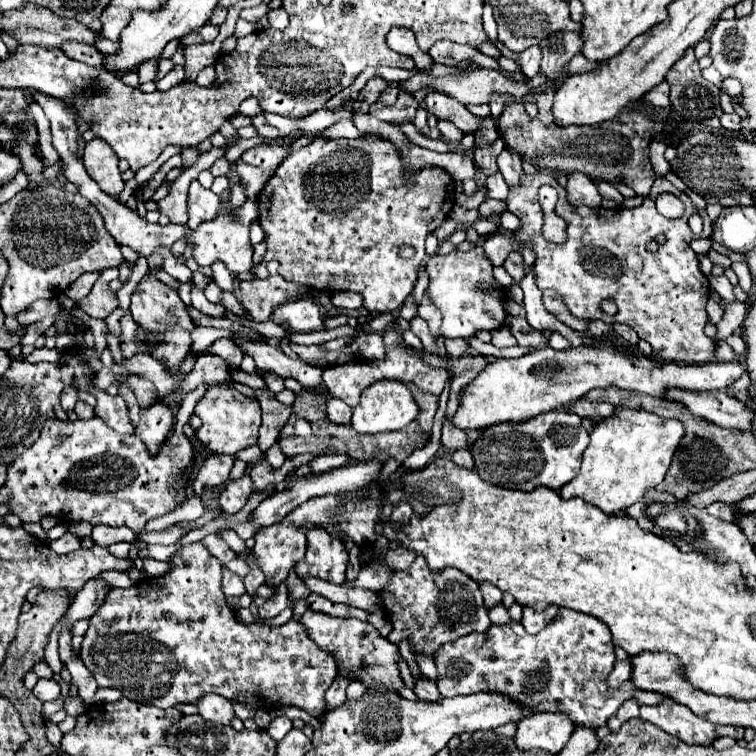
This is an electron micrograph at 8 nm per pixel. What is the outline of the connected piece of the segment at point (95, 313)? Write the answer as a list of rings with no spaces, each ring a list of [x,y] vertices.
[[[118,269],[100,271],[100,277],[94,283],[92,291],[82,301],[78,301],[78,307],[86,315],[90,315],[94,319],[106,319],[108,315],[114,313],[114,309],[118,309],[116,293],[112,293],[110,285],[108,285],[112,279],[118,279]]]

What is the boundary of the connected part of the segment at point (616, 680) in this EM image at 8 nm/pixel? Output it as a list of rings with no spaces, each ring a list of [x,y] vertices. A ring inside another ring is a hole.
[[[616,661],[614,669],[610,671],[610,675],[606,679],[606,685],[612,687],[612,689],[616,689],[624,681],[628,681],[628,679],[630,679],[630,661]]]

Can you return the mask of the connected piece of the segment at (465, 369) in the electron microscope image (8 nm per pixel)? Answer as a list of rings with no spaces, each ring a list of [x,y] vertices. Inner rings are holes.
[[[462,355],[458,359],[452,361],[452,369],[454,369],[454,381],[450,387],[450,399],[448,399],[448,411],[456,413],[458,409],[458,393],[462,387],[466,387],[470,381],[474,381],[474,377],[486,367],[488,357],[484,355]]]

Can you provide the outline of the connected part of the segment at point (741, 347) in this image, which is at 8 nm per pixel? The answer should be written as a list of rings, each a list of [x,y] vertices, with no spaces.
[[[730,335],[730,337],[726,337],[726,343],[736,351],[738,359],[744,359],[744,355],[746,355],[746,341],[744,341],[742,337],[738,337],[738,335]]]

